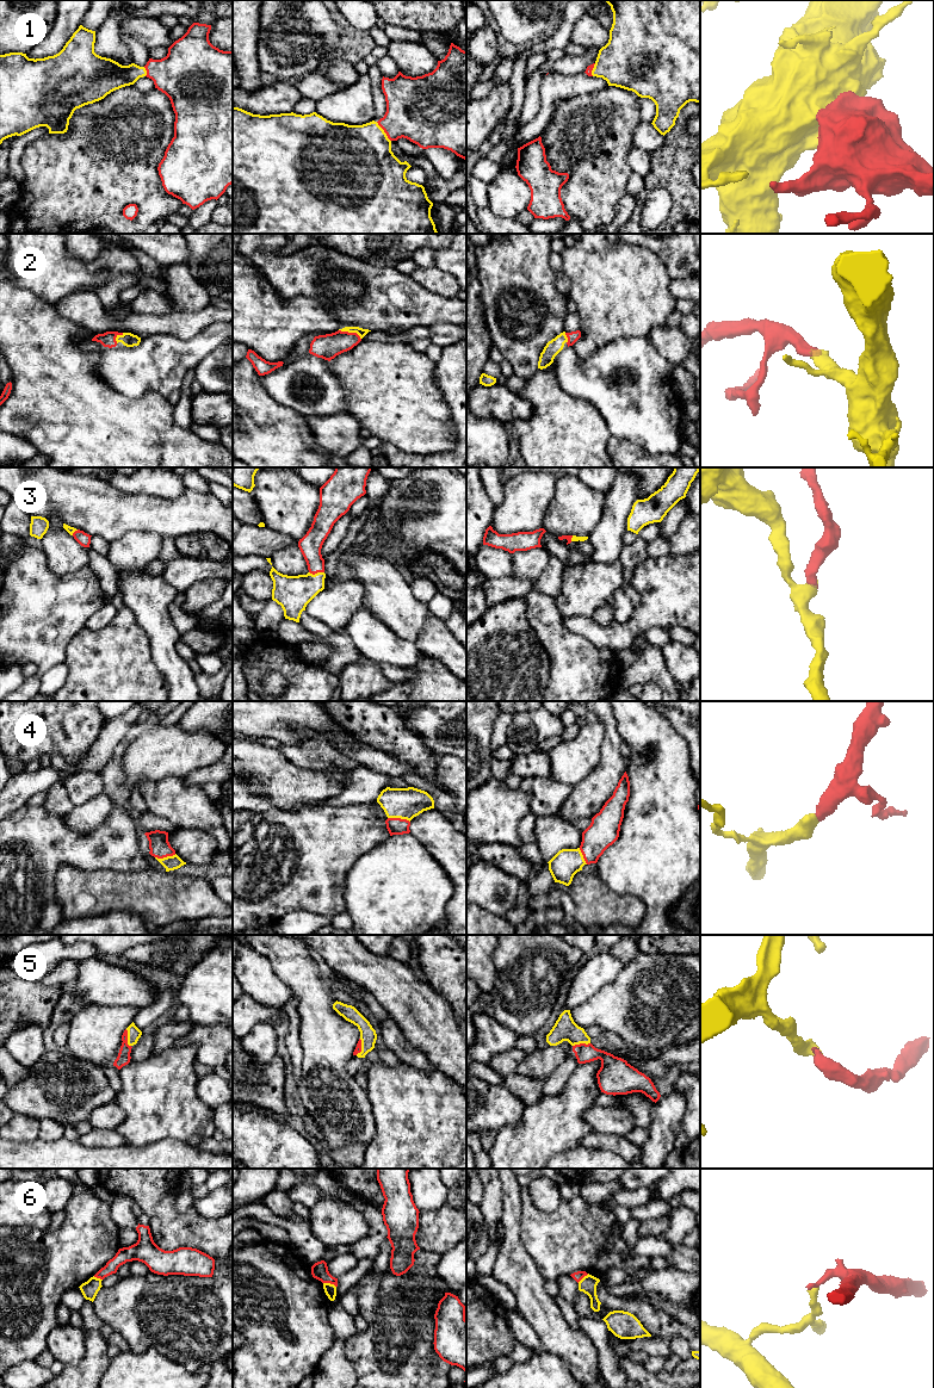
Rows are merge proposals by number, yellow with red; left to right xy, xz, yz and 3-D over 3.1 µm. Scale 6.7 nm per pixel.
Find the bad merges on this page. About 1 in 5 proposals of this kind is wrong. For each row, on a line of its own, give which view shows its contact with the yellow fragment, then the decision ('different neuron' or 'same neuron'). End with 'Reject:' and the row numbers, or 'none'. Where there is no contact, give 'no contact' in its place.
1: meets yellow in xz; same neuron
2: meets yellow in xz; same neuron
3: meets yellow in xz; same neuron
4: meets yellow in xz; same neuron
5: meets yellow in xy; same neuron
6: meets yellow in xz; different neuron
Reject: 6

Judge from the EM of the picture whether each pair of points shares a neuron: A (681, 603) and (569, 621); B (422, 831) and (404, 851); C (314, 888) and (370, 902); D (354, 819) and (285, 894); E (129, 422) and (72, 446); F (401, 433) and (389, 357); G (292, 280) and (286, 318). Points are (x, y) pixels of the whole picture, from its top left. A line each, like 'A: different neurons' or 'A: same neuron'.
A: same neuron
B: different neurons
C: different neurons
D: same neuron
E: same neuron
F: same neuron
G: different neurons

